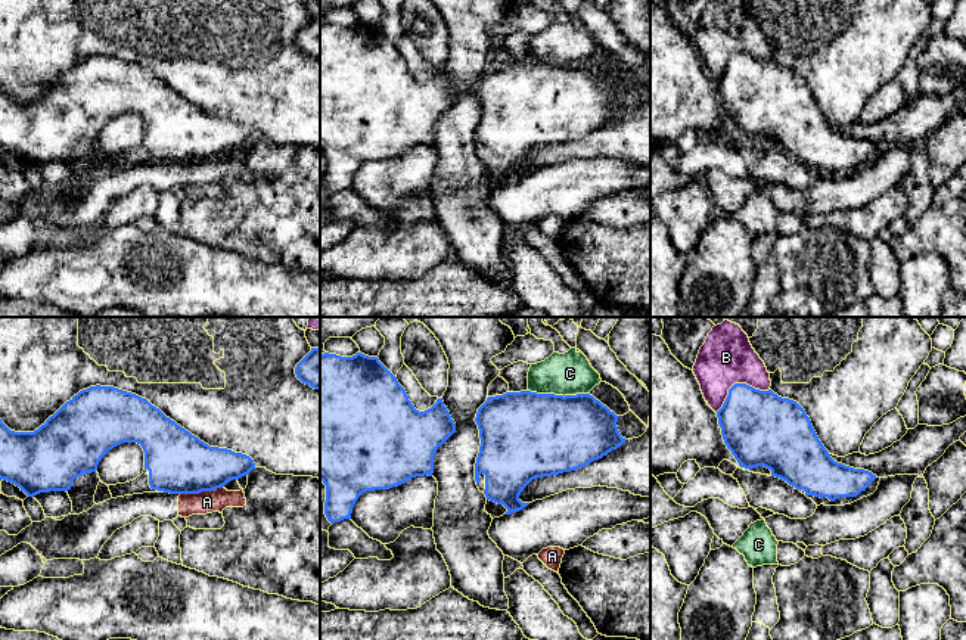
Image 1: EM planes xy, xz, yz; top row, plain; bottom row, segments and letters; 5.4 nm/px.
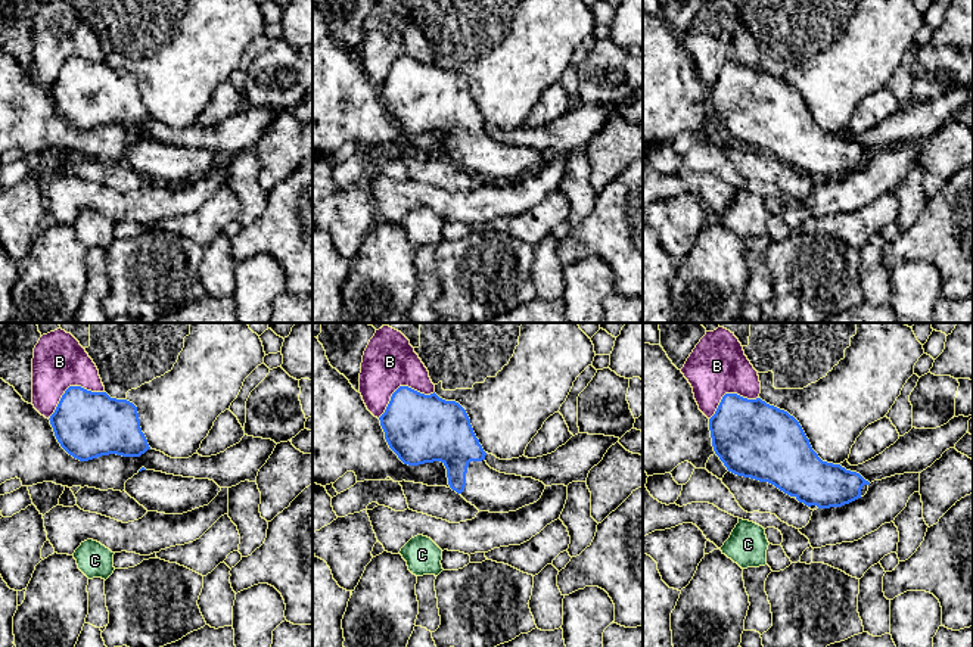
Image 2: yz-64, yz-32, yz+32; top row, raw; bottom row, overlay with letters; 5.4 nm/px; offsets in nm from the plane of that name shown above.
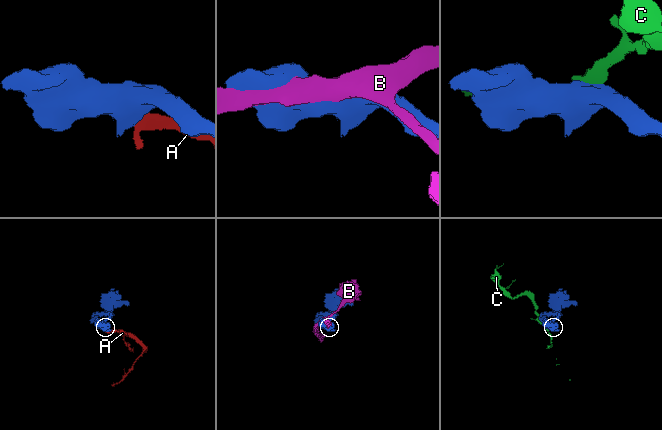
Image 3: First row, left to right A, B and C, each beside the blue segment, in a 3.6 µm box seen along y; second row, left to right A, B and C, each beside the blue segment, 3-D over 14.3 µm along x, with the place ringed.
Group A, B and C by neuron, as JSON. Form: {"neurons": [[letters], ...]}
{"neurons": [["A"], ["B"], ["C"]]}

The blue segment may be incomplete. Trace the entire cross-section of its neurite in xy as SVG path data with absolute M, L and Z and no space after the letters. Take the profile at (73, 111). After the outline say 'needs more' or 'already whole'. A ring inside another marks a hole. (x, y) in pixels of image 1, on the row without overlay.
M96 55L74 65L34 102L10 100L0 88L0 149L15 153L28 167L68 161L77 146L96 142L102 127L122 112L142 115L145 140L130 152L108 155L112 168L143 162L214 161L255 139L249 125L209 116L146 68L114 56Z; needs more

